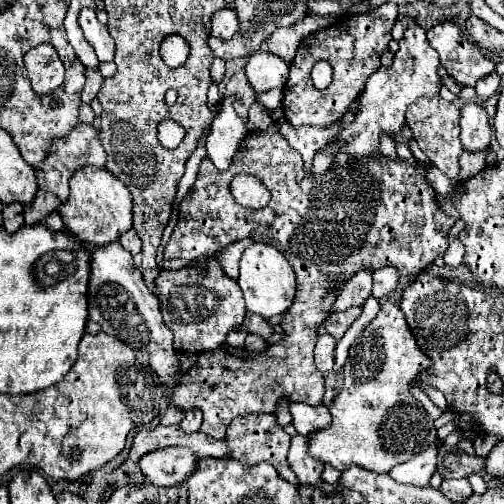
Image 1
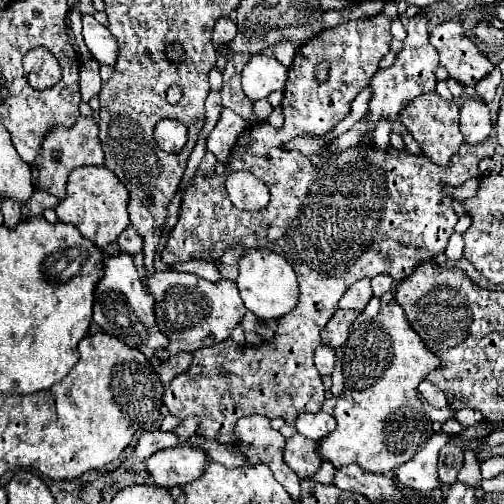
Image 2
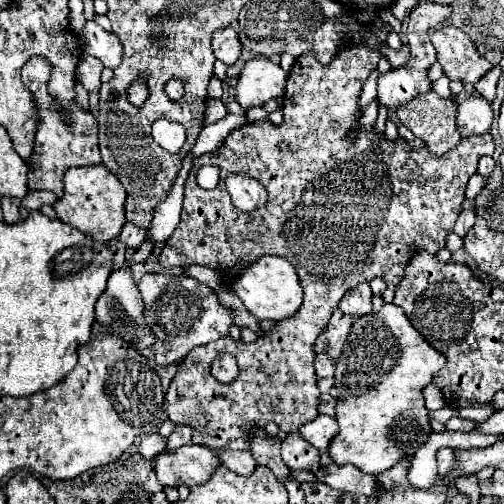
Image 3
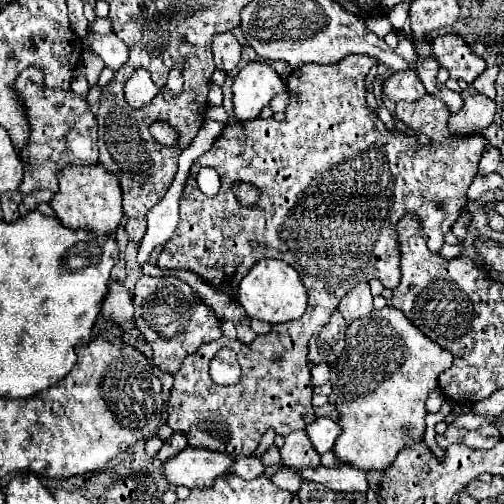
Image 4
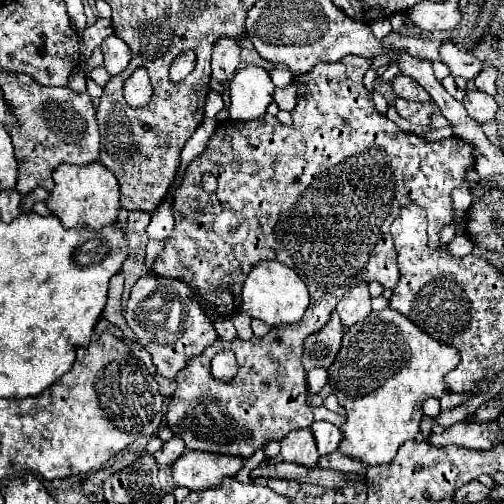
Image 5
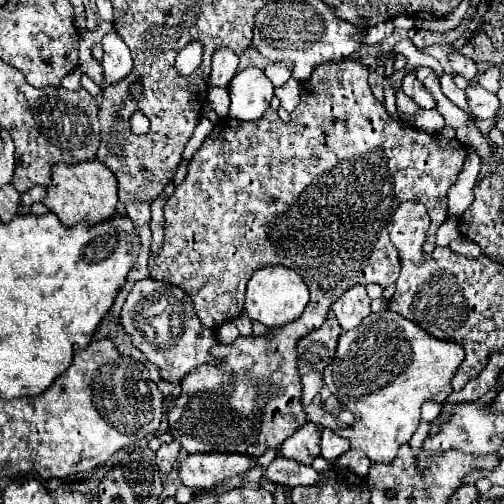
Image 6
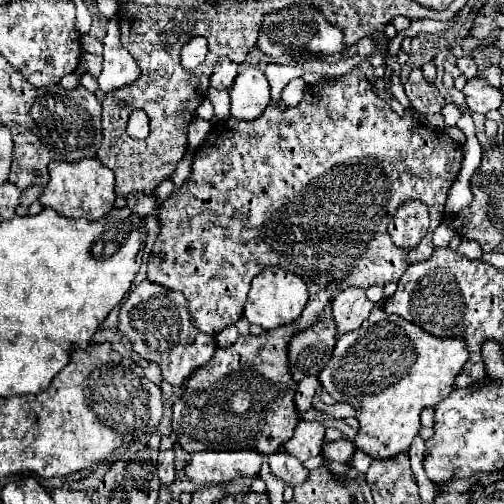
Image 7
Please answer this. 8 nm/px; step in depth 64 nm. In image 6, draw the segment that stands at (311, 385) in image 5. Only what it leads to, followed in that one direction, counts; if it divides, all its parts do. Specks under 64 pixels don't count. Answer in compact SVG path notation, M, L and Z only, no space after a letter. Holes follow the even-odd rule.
M308 372L302 376L302 406L308 406L312 402L312 398L322 390L324 386L324 380L322 380L322 374L318 372Z

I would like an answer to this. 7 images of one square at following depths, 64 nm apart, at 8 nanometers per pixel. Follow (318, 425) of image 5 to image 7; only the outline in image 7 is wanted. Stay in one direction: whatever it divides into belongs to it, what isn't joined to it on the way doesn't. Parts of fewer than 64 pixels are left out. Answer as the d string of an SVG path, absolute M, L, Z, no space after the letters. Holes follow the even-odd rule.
M340 438L336 442L324 444L324 460L328 462L344 462L350 460L350 456L356 452L354 444L348 438Z

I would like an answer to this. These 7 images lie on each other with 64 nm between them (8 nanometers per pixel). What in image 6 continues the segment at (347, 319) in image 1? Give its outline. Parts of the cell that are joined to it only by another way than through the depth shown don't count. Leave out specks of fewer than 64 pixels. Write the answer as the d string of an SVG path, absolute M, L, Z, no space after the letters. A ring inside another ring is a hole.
M330 310L326 322L318 330L312 330L298 340L296 352L298 352L300 376L306 372L322 372L332 362L340 332L342 330L336 324L336 316Z

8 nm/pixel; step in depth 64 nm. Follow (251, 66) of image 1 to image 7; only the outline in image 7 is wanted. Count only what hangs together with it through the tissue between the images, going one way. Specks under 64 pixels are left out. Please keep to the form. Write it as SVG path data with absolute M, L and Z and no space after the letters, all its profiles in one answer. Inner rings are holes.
M242 70L230 88L230 114L238 120L256 120L270 102L270 84L262 70Z

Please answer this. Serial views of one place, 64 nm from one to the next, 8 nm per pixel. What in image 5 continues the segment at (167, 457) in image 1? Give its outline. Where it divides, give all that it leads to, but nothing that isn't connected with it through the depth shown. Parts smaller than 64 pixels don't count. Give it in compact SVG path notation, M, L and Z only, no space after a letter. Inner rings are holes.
M186 452L172 464L172 478L178 486L186 486L190 490L216 488L224 478L236 476L244 466L240 456L226 454L210 454L210 452Z

